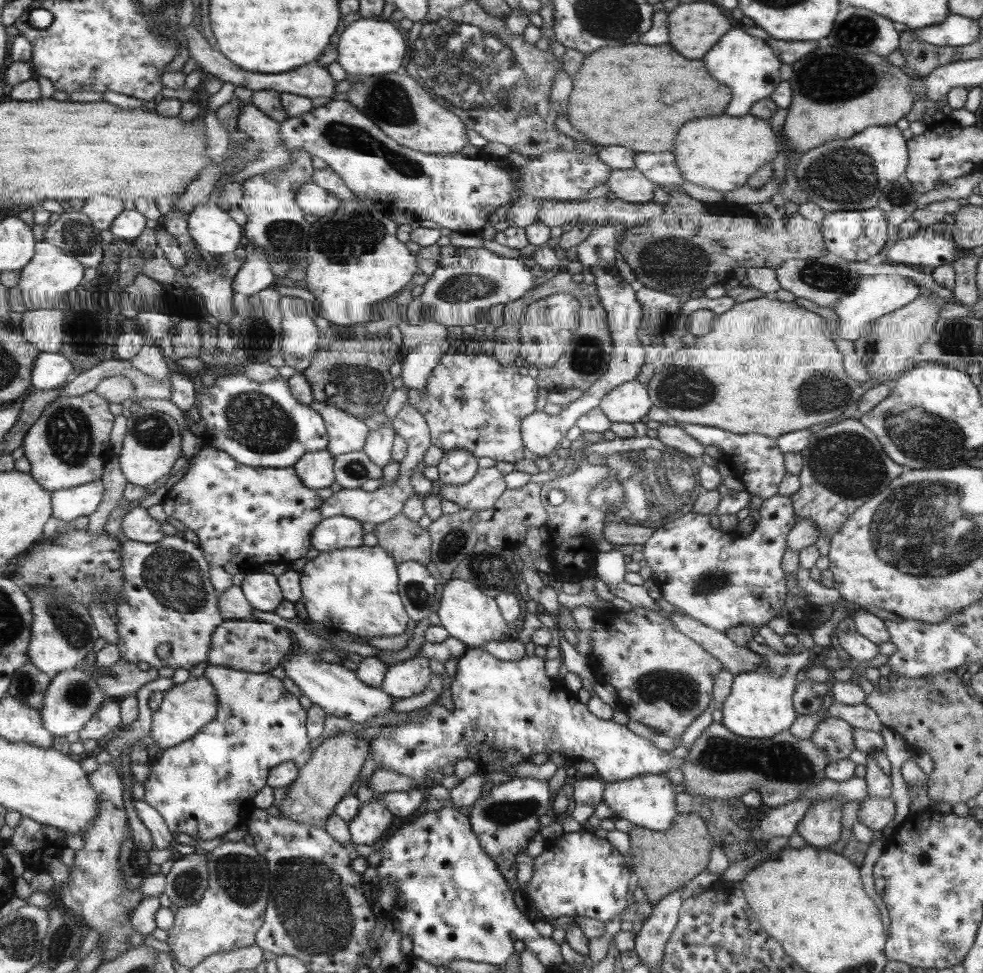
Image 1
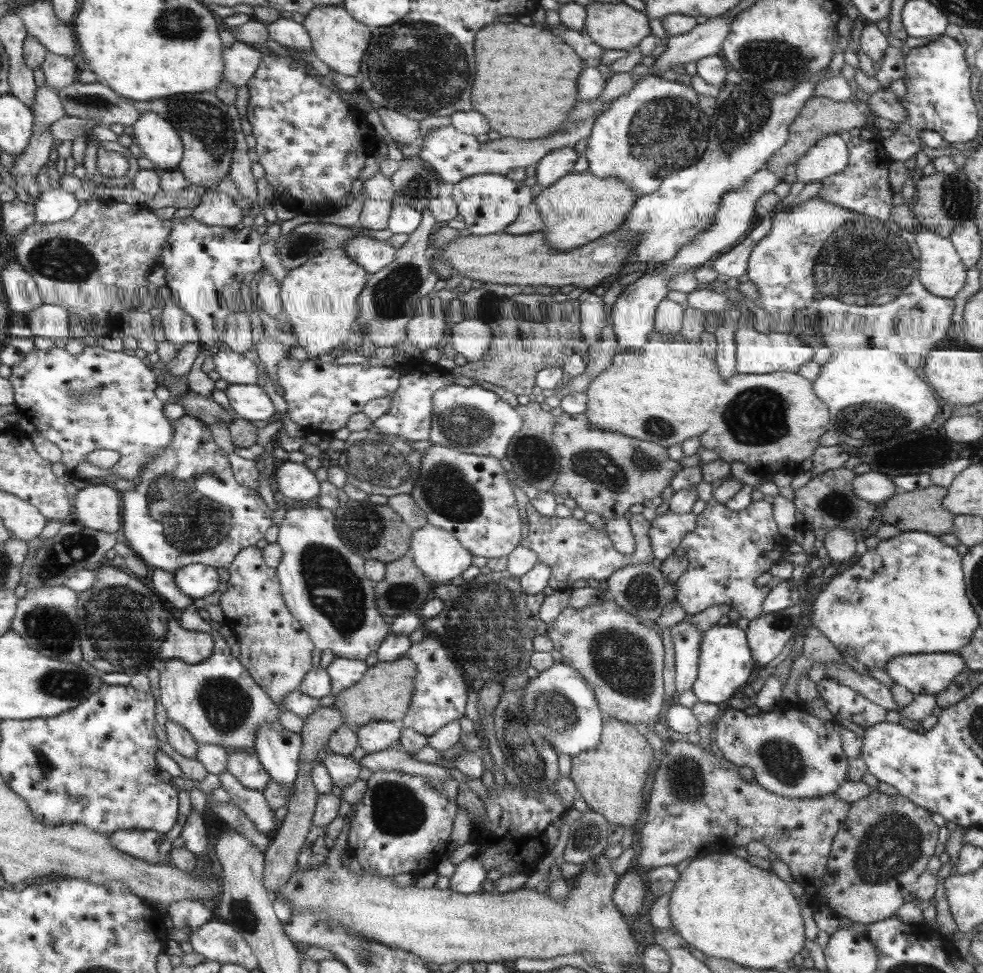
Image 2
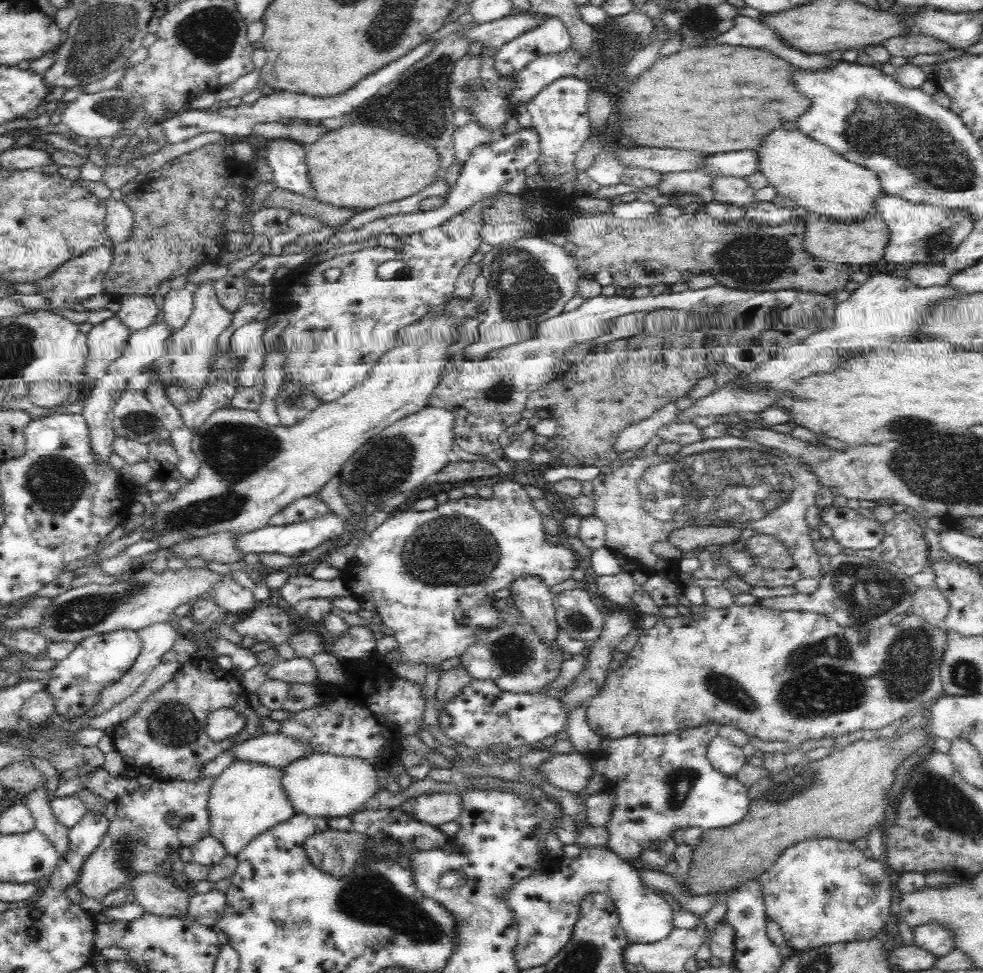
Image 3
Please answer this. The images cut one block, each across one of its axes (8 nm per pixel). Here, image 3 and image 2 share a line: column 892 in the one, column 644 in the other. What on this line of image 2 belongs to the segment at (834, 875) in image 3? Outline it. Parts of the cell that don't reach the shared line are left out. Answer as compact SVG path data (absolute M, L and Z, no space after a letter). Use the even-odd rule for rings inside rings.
M628 869L616 883L612 902L616 905L617 910L621 910L623 913L636 912L643 900L641 896L646 891L646 886L643 886L637 872Z

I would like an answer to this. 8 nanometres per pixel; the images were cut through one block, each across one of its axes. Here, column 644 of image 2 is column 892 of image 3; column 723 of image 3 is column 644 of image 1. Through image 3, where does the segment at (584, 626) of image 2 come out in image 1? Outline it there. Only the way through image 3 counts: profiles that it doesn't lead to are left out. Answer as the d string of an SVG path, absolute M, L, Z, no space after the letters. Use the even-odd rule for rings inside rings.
M637 606L627 613L617 609L607 610L607 614L597 617L596 624L589 633L589 660L592 672L599 683L609 684L617 693L619 707L630 720L644 724L651 730L677 739L707 708L711 700L711 684L723 666L711 658L699 644L676 630L669 618Z

